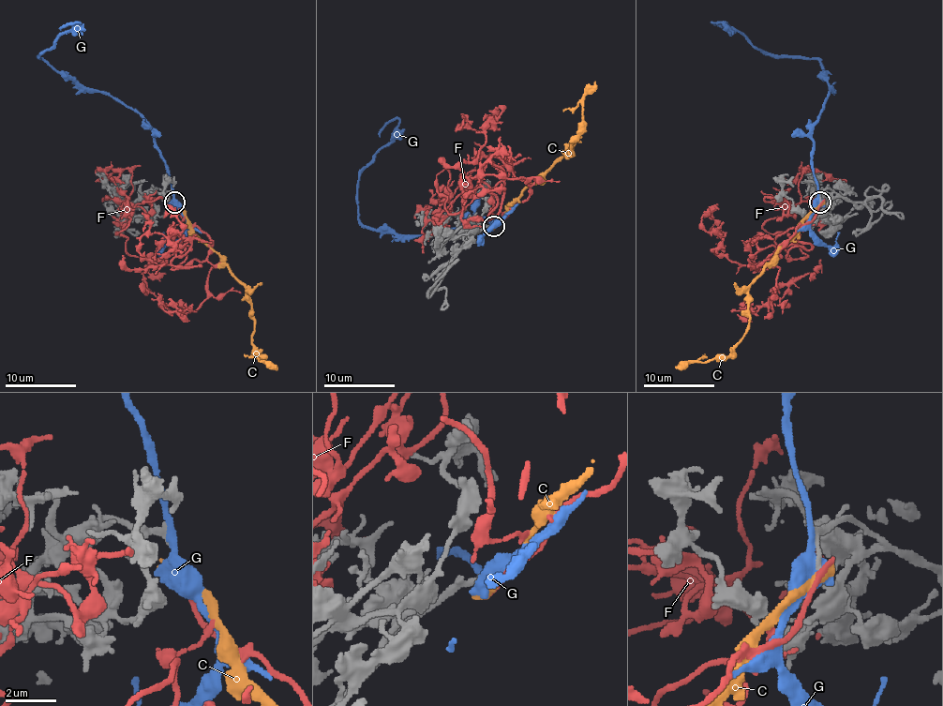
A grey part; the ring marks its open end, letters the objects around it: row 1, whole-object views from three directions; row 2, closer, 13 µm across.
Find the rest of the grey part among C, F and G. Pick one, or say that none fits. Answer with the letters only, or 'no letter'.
no letter

